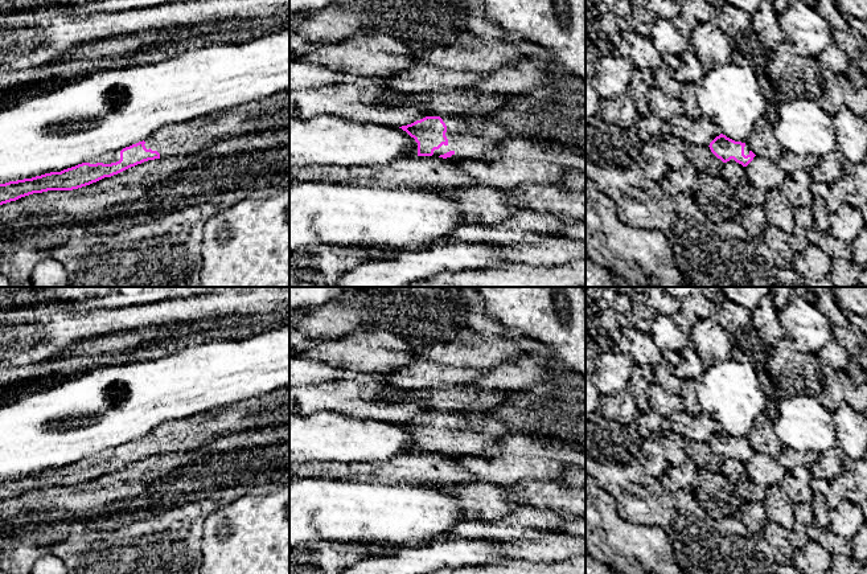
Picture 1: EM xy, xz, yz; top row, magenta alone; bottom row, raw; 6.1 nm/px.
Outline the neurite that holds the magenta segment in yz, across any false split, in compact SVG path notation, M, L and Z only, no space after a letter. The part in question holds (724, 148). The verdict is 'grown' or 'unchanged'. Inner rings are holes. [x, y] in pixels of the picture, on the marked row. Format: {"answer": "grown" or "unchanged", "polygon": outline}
{"answer": "grown", "polygon": "M720 134L710 143L711 152L723 163L736 161L747 167L756 156L748 144L748 140L735 142Z"}

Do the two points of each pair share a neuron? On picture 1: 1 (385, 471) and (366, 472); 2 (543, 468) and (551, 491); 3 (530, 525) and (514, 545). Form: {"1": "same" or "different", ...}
{"1": "same", "2": "different", "3": "different"}

